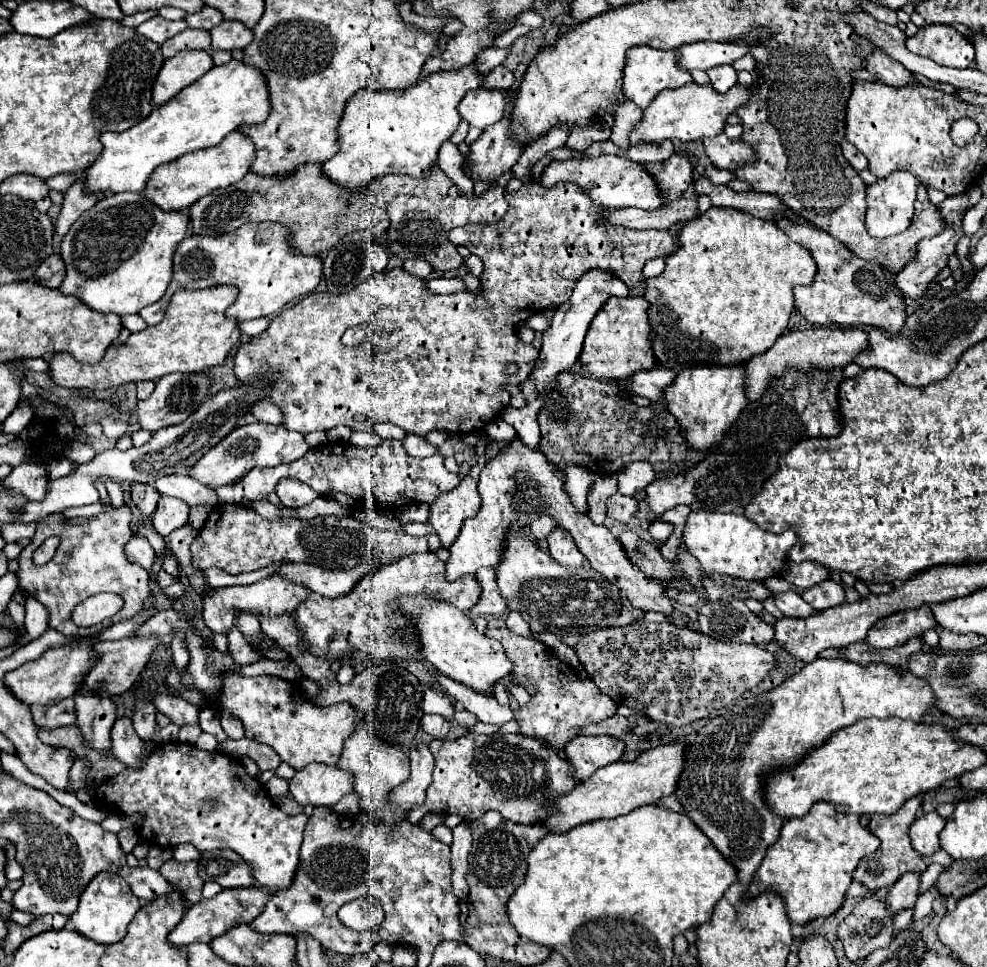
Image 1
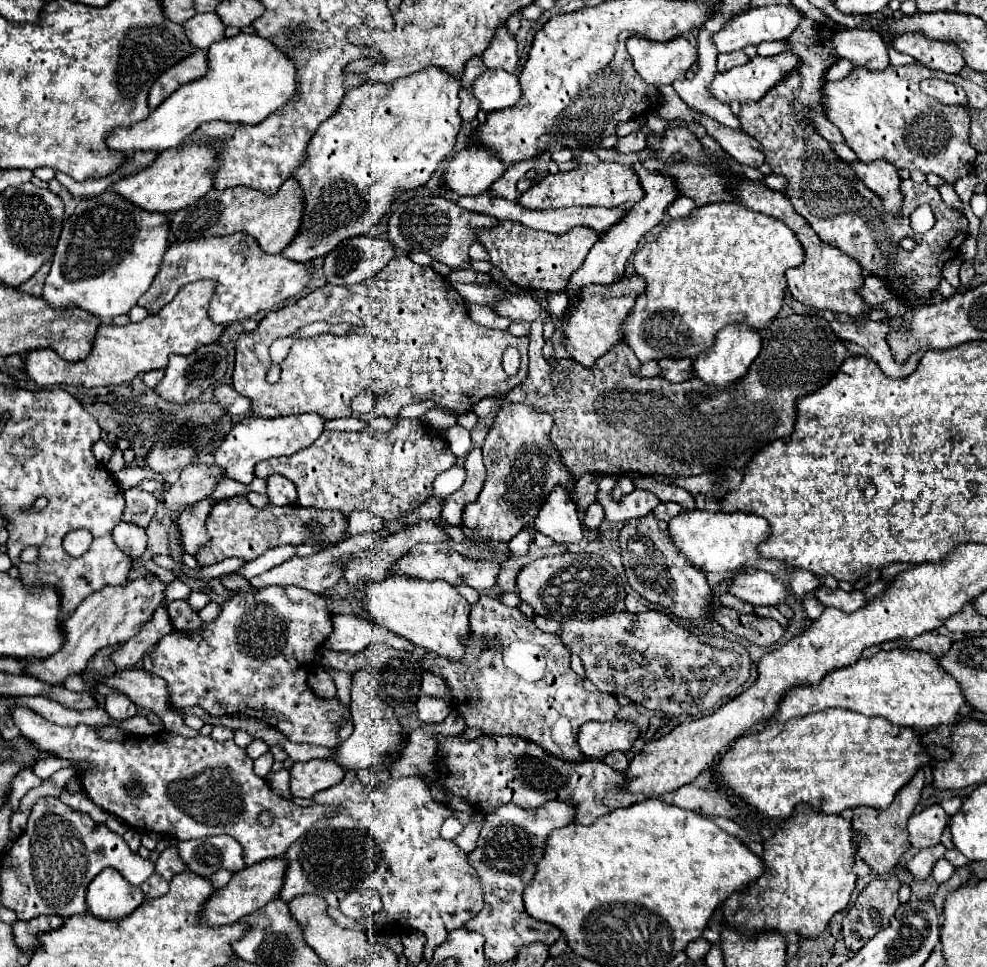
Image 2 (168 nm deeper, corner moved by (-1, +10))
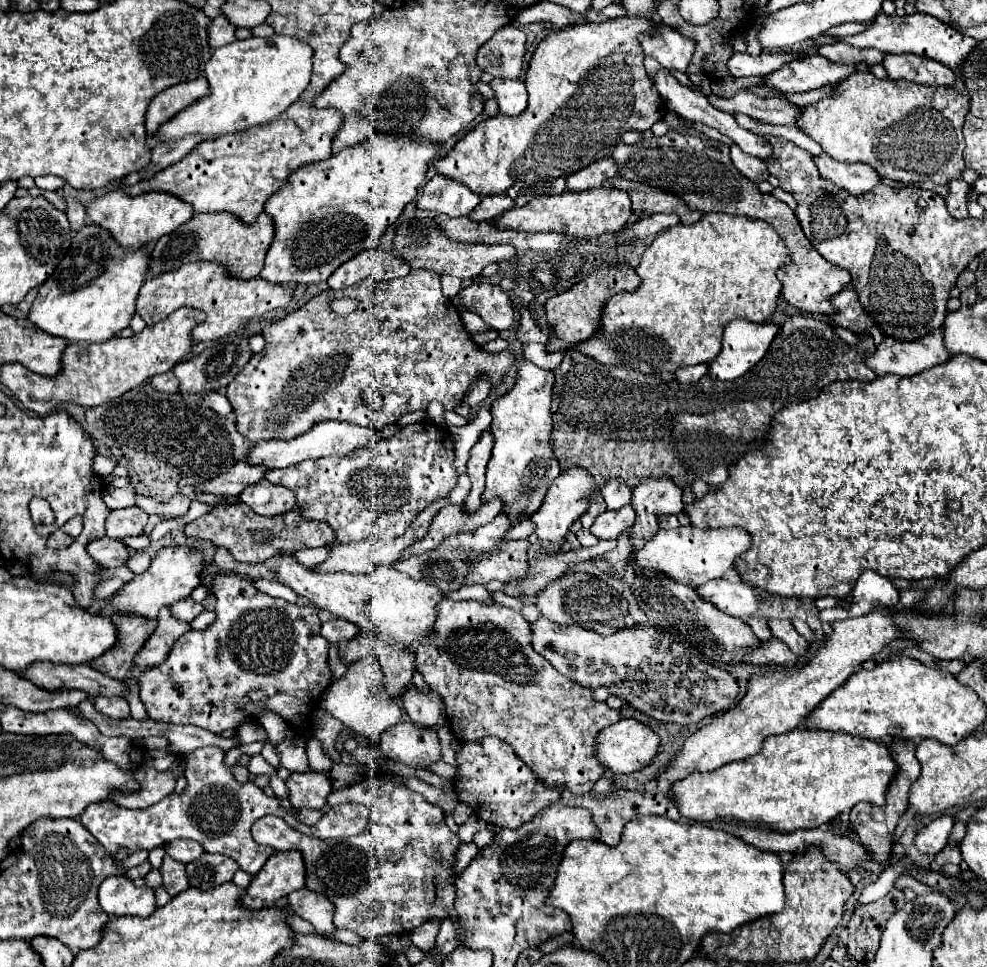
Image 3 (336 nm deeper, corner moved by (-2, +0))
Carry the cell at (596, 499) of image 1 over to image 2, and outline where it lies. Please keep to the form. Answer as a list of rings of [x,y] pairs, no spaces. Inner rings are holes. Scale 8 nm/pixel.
[[[596,501],[588,511],[586,511],[586,517],[584,517],[584,525],[586,527],[592,527],[592,529],[598,529],[600,523],[604,519],[604,507]]]

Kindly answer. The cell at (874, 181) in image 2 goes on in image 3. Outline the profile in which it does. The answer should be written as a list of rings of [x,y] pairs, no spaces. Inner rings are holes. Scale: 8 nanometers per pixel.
[[[817,155],[813,159],[823,179],[831,179],[835,185],[847,189],[851,195],[867,193],[875,185],[879,185],[881,177],[875,173],[873,167],[867,167],[863,163],[839,163],[829,155]]]

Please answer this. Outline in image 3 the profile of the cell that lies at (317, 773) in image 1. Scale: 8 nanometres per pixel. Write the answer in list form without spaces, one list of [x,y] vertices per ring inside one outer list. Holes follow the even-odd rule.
[[[291,773],[285,781],[289,789],[289,801],[295,809],[323,809],[325,799],[331,793],[331,781],[323,773]]]

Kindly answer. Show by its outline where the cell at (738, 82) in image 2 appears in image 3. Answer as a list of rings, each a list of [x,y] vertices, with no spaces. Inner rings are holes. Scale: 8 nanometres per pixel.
[[[815,53],[815,55],[807,55],[807,59],[793,61],[787,67],[773,71],[771,75],[767,75],[767,85],[777,87],[781,93],[813,91],[847,79],[855,69],[857,69],[855,65],[843,67]]]

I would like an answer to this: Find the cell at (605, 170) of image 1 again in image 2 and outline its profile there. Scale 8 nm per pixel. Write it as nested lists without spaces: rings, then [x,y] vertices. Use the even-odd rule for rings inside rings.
[[[600,161],[598,165],[578,165],[572,171],[548,173],[538,185],[532,185],[526,193],[518,197],[520,205],[528,209],[556,209],[570,205],[600,205],[600,207],[624,207],[634,205],[642,199],[644,189],[634,173],[614,161]]]

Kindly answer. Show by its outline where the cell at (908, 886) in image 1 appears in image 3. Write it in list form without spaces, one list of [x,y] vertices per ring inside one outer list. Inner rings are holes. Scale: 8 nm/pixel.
[[[947,843],[947,847],[939,855],[935,855],[935,861],[939,865],[945,865],[945,863],[961,863],[959,843]]]

